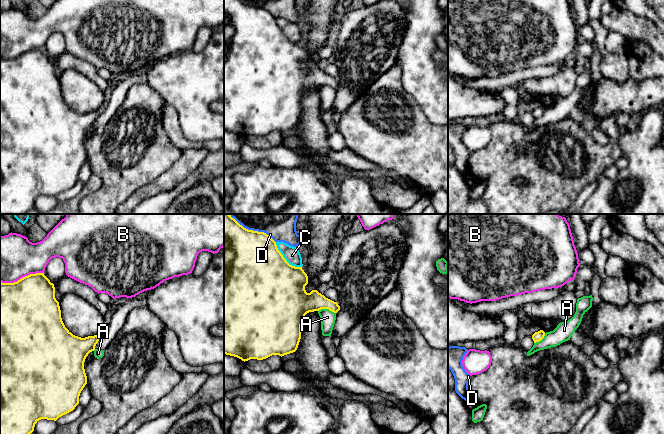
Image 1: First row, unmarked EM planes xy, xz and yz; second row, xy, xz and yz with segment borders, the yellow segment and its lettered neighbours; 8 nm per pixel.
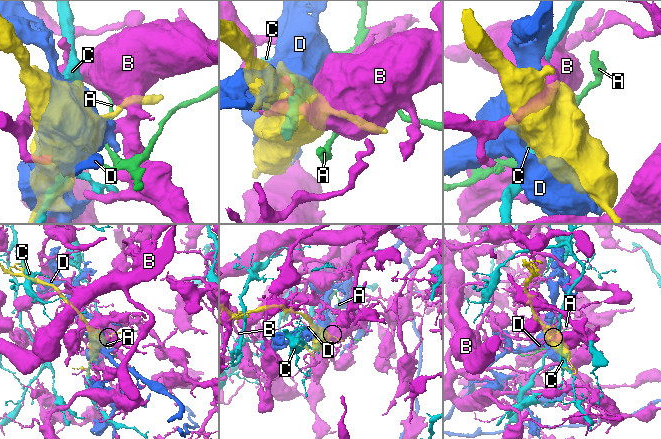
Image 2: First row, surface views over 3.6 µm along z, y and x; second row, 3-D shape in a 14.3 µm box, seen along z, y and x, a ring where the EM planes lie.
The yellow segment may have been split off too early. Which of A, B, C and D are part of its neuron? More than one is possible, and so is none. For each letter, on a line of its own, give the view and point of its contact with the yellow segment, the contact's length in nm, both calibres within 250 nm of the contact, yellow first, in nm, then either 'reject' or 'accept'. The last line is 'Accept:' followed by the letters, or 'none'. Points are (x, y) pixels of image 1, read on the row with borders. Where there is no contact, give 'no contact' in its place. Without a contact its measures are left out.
A: contact xz (327, 308); length 150 nm; calibres 220 and 120 nm; reject
B: contact xy (21, 278); length 360 nm; calibres 460 and 380 nm; reject
C: contact xz (285, 259); length 300 nm; calibres 500 and 130 nm; reject
D: contact xz (252, 230); length 440 nm; calibres 500 and 340 nm; reject
Accept: none

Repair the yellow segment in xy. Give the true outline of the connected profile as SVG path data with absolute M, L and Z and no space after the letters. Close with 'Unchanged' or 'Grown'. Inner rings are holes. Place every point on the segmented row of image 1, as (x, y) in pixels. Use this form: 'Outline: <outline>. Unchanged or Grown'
Outline: M44 273L30 274L14 283L0 282L0 434L31 434L39 420L56 421L73 411L87 384L85 359L99 339L98 335L75 336L65 327L54 284Z. Unchanged

